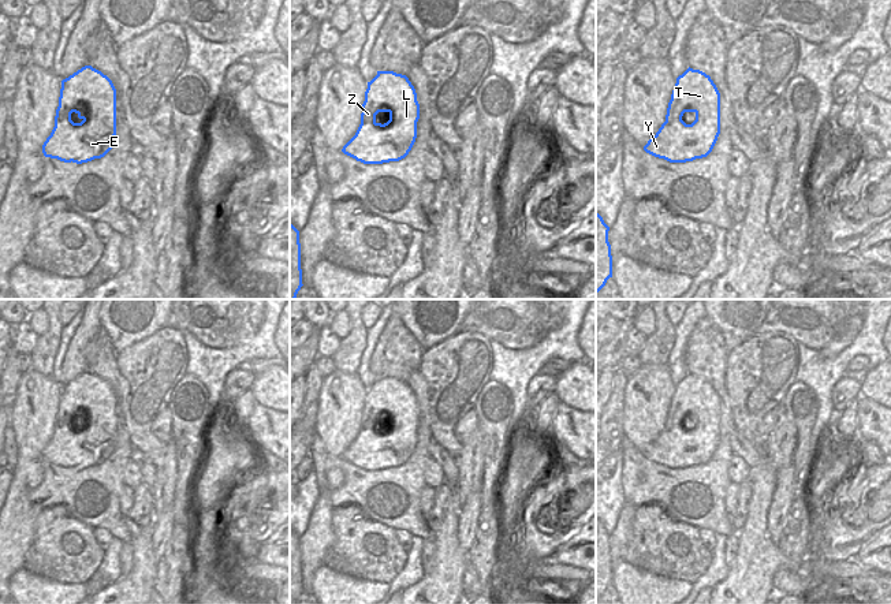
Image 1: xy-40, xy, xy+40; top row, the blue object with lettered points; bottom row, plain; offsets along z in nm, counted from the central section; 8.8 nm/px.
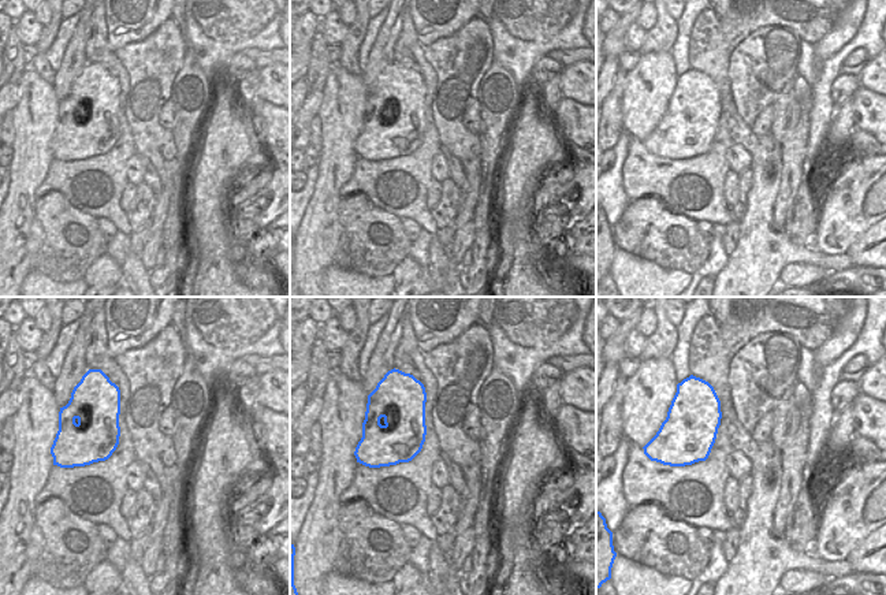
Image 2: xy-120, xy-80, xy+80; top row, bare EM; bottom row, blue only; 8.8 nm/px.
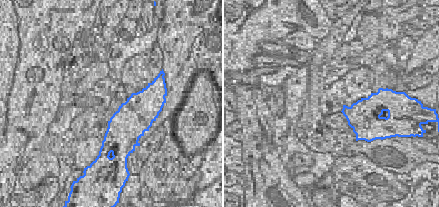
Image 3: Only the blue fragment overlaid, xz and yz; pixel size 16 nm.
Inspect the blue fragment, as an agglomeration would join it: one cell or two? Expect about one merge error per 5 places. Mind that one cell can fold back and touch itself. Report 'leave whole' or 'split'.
leave whole

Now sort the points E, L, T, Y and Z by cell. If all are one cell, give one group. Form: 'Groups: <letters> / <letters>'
Groups: E L T Y Z

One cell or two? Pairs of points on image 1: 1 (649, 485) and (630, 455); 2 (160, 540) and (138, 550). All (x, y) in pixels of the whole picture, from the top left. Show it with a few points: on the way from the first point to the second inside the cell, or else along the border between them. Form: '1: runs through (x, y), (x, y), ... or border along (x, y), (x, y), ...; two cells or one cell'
1: runs through (642, 478), (634, 462); one cell
2: border along (153, 525), (148, 556), (156, 563); two cells

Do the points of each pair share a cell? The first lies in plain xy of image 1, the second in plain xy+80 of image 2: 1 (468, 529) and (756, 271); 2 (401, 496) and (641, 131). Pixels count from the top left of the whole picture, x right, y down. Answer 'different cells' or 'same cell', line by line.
1: different cells
2: different cells

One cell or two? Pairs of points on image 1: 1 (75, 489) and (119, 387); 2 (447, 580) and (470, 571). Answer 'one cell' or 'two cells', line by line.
1: one cell
2: two cells

